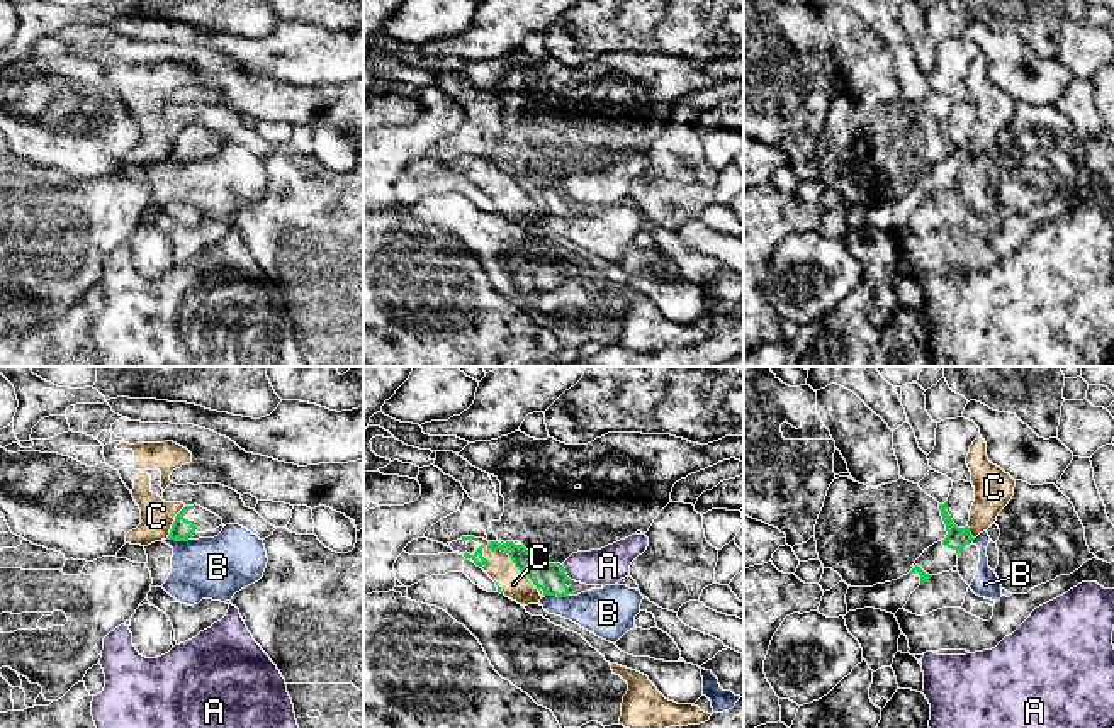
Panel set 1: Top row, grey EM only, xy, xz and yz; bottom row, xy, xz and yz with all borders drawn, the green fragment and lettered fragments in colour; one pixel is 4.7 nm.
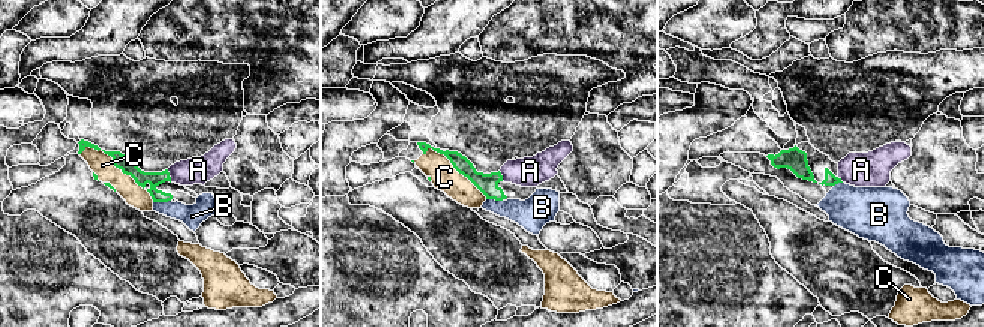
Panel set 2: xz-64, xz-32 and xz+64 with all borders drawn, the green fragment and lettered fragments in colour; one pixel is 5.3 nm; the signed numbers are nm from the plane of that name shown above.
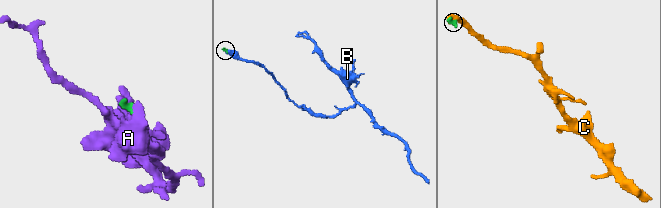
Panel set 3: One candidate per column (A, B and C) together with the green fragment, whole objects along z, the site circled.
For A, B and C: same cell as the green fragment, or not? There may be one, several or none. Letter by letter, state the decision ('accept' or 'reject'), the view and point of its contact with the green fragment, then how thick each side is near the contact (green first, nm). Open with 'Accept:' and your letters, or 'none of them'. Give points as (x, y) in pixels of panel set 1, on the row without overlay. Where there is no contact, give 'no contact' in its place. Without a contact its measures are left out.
Accept: none of them
A: reject | xz (564, 192) | 140/180 nm
B: reject | xz (557, 216) | 140/240 nm
C: reject | xz (511, 180) | 140/130 nm

